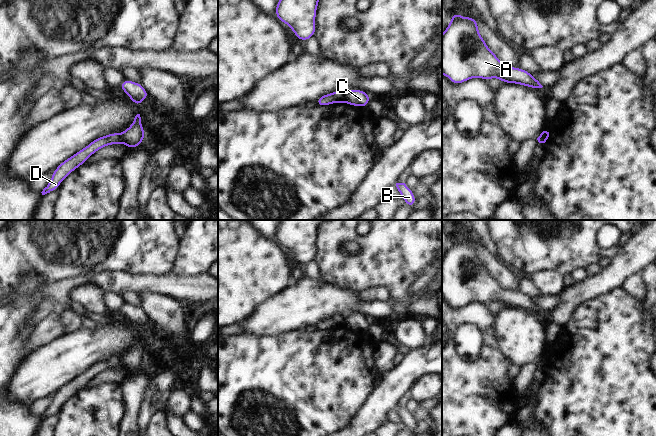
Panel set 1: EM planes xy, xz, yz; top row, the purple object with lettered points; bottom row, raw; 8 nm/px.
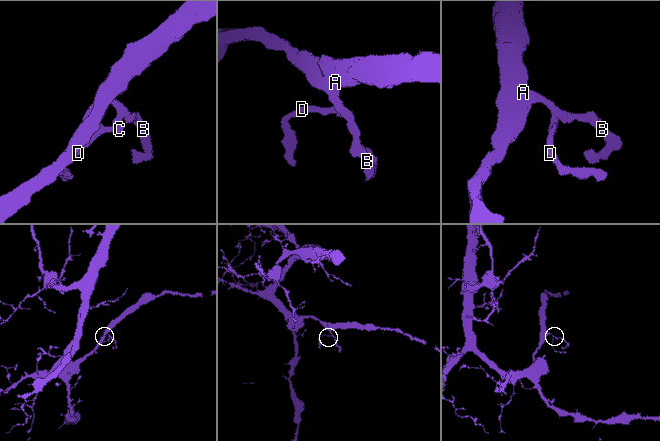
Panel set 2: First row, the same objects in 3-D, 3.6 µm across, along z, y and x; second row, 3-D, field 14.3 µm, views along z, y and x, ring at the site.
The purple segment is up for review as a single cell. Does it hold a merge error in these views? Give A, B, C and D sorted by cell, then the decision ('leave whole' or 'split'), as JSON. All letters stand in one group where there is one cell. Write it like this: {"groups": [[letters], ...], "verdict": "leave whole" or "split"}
{"groups": [["A", "B", "C"], ["D"]], "verdict": "split"}

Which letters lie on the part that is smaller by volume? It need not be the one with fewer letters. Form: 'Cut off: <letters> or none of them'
Cut off: D

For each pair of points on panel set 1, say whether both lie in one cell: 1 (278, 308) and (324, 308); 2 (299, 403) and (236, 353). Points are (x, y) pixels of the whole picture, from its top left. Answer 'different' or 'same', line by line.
1: same
2: same

